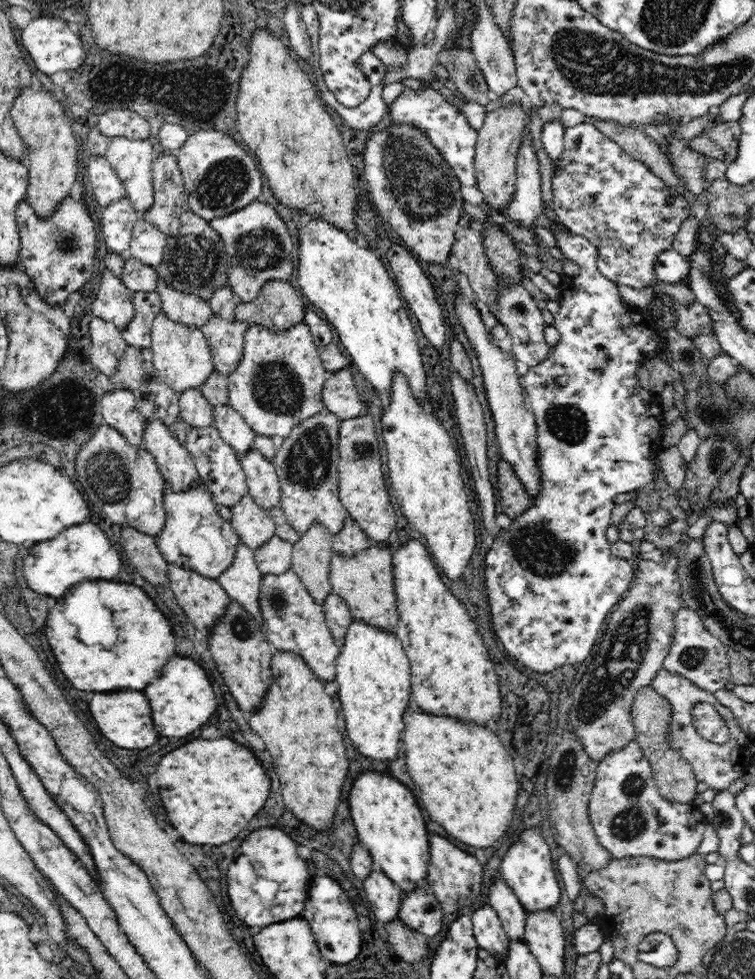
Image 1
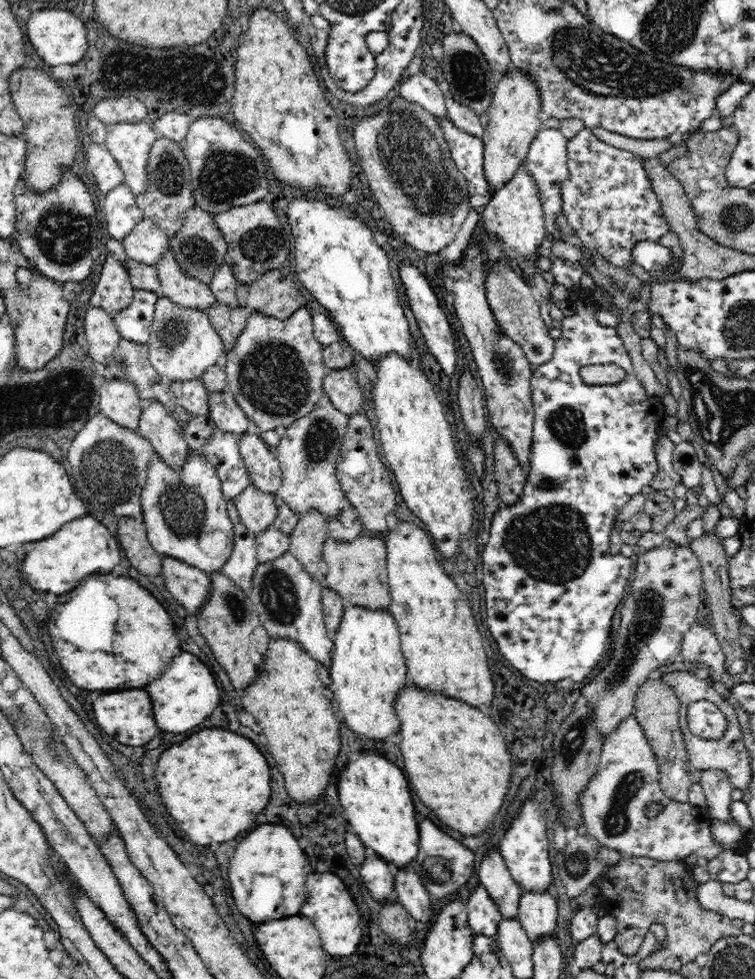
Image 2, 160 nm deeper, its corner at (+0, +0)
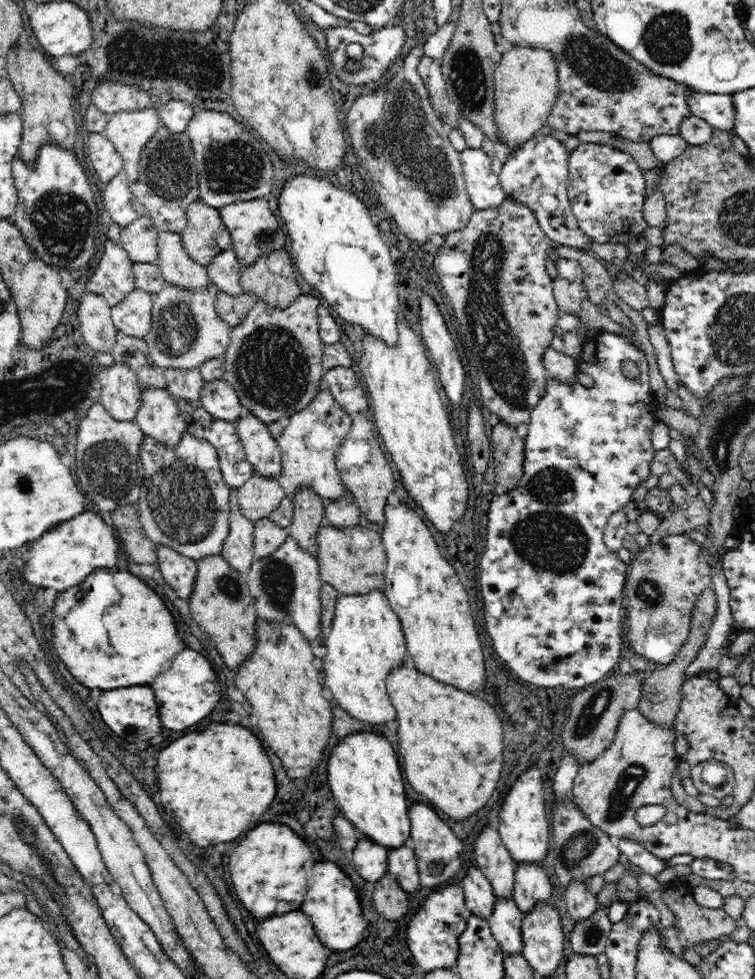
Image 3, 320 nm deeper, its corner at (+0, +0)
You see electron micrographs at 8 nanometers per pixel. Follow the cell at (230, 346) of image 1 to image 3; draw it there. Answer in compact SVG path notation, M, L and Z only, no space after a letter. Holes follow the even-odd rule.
M220 291L215 302L216 313L231 327L237 327L242 324L255 302L258 302L258 297L252 293L243 292L238 296L232 296Z

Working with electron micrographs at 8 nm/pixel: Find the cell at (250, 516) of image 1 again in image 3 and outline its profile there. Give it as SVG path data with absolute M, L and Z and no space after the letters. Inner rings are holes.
M254 474L237 488L237 501L246 519L252 523L270 516L286 497L278 478Z

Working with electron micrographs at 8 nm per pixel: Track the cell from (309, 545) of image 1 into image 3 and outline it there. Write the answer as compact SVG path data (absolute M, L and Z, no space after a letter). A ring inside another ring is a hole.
M312 489L302 490L291 499L294 514L288 534L303 550L316 557L318 529L325 523L326 502Z

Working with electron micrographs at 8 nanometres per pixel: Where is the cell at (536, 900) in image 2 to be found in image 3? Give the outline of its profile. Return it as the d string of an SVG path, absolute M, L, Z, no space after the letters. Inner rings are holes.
M518 863L515 865L515 883L512 898L520 911L523 913L533 911L534 905L548 901L550 894L552 894L552 884L550 878L544 873L542 864Z

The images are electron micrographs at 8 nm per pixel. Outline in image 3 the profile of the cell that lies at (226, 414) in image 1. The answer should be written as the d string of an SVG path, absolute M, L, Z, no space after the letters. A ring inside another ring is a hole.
M221 378L204 381L199 399L206 411L216 419L234 423L248 414L234 387Z

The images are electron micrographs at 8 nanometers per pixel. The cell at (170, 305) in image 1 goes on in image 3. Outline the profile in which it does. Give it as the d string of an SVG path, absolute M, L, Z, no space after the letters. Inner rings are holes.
M158 231L158 256L155 263L160 267L167 283L182 289L197 291L209 285L207 267L202 266L184 249L181 233Z

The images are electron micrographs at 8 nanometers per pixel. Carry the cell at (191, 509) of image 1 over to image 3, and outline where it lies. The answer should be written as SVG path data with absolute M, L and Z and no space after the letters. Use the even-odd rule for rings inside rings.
M187 432L174 448L144 435L139 446L139 455L145 468L145 480L136 507L139 523L146 537L157 546L172 548L175 552L195 561L207 556L220 555L224 542L230 534L230 516L228 516L230 486L222 476L216 448L210 442L193 437Z

